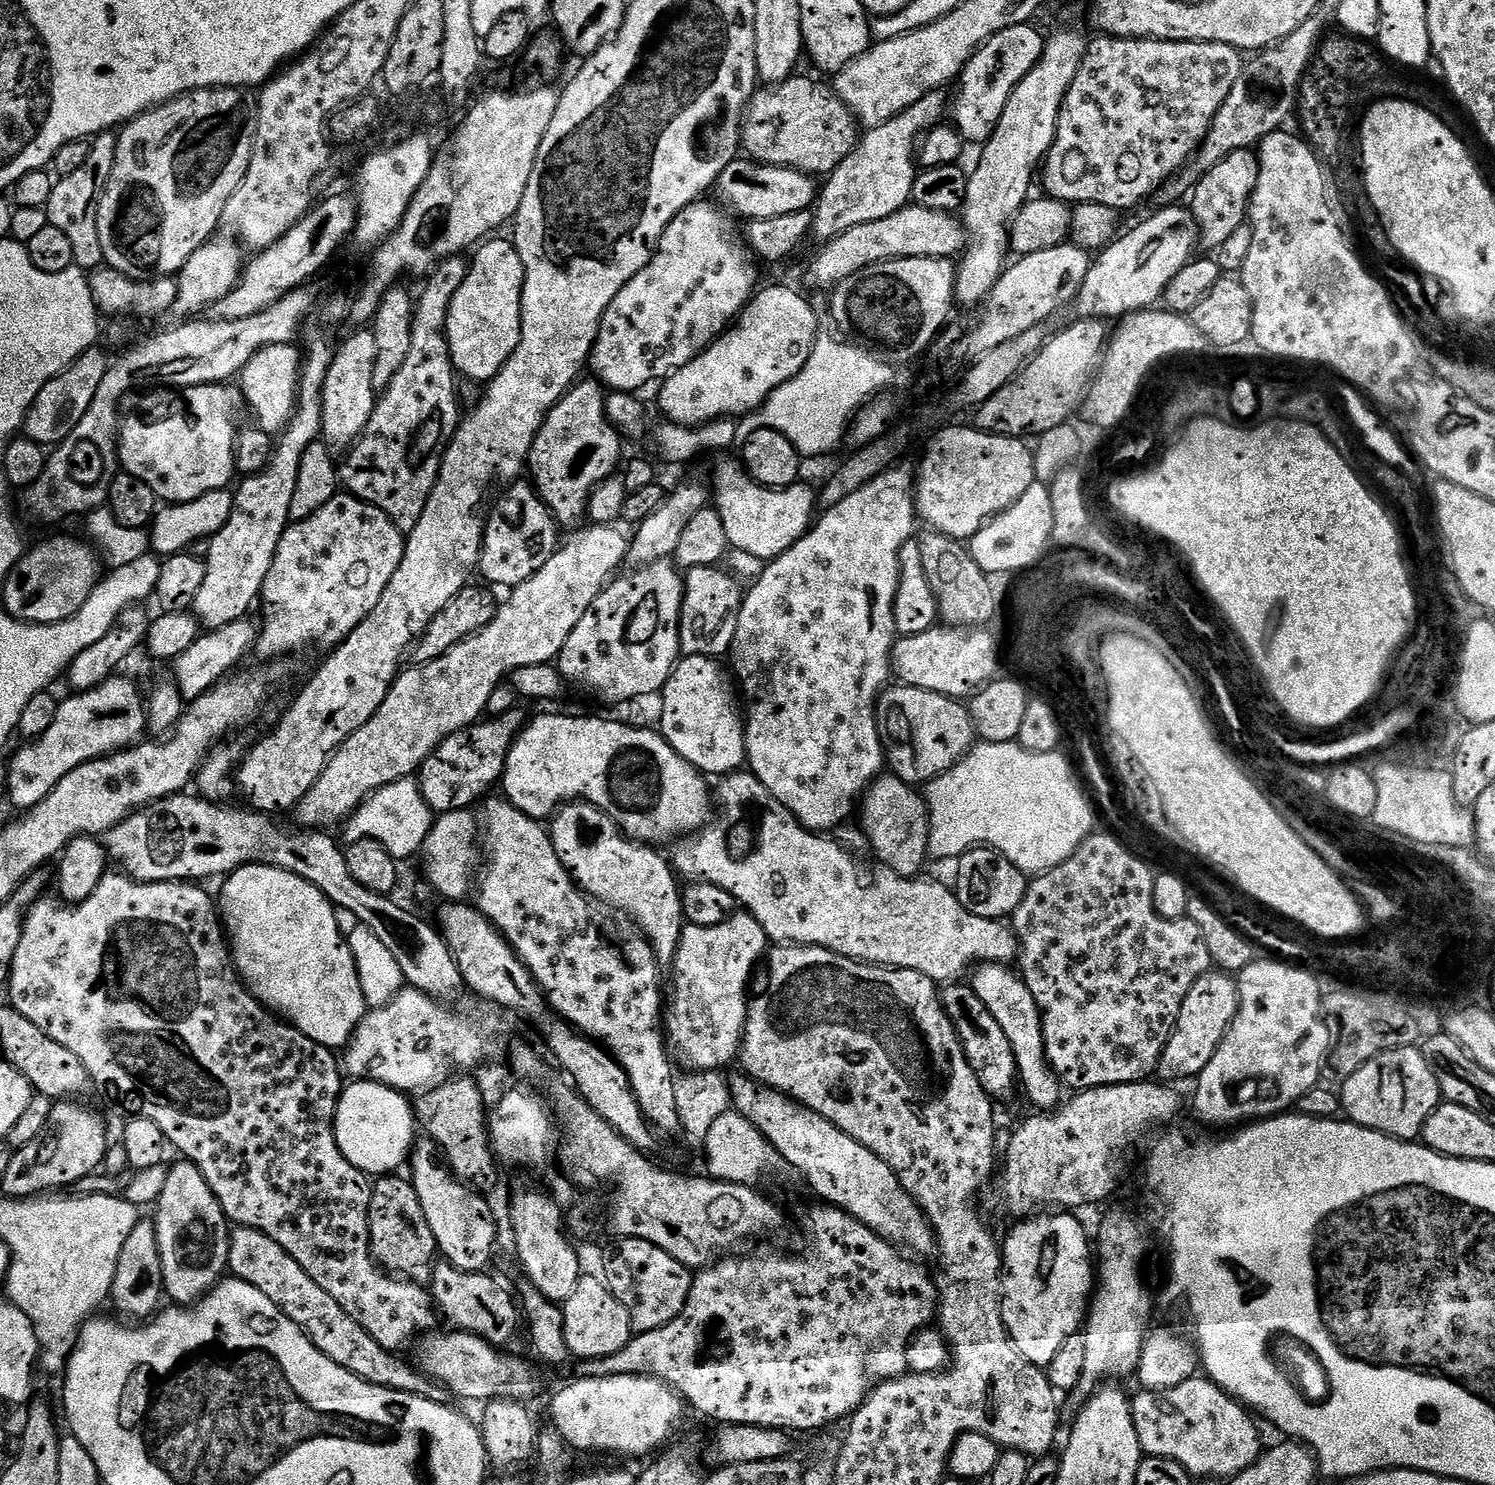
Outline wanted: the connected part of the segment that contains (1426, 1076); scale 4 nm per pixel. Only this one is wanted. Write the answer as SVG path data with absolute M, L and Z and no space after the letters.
M1419 1047L1386 1050L1366 1066L1354 1070L1339 1085L1340 1107L1349 1121L1363 1128L1393 1136L1396 1140L1415 1141L1423 1133L1426 1118L1442 1102L1440 1087Z

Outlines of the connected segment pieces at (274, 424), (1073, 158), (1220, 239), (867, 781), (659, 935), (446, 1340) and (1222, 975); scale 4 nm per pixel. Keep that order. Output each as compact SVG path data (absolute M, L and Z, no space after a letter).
M292 344L266 346L246 362L238 375L240 392L256 415L255 423L263 432L279 434L293 419L298 408L298 389L302 371L302 356Z
M1103 34L1097 35L1097 40L1093 39L1089 43L1082 66L1078 70L1078 74L1074 78L1074 82L1070 86L1070 90L1066 94L1066 98L1062 102L1062 110L1058 118L1058 130L1056 131L1056 140L1052 143L1052 148L1049 150L1046 159L1042 164L1042 180L1044 176L1044 188L1049 197L1053 200L1063 200L1069 206L1077 204L1089 204L1090 202L1098 202L1102 206L1110 206L1111 208L1119 208L1127 210L1132 208L1135 204L1140 204L1148 195L1159 193L1167 180L1171 180L1181 168L1185 167L1191 161L1192 157L1200 151L1200 143L1206 138L1206 134L1210 130L1210 126L1214 122L1214 114L1218 114L1218 110L1222 106L1222 102L1226 102L1226 94L1230 94L1230 90L1234 90L1234 82L1238 82L1242 71L1242 59L1240 60L1241 53L1237 49L1226 46L1222 42L1166 42L1165 40L1123 40L1117 36L1105 36Z
M1255 151L1235 152L1210 170L1200 180L1191 193L1190 211L1196 220L1196 227L1202 233L1202 240L1217 250L1230 238L1230 234L1246 224L1248 206L1252 202L1252 192L1258 182L1260 162Z
M900 462L886 469L870 482L866 482L862 490L854 490L854 494L842 498L838 506L827 509L823 513L824 517L821 515L797 544L790 546L790 550L777 556L765 567L768 569L757 578L756 585L752 589L750 587L747 589L744 605L740 607L738 614L738 630L734 634L730 657L732 656L732 668L736 671L735 679L742 693L742 704L746 709L744 741L747 767L758 778L758 782L762 782L762 786L766 786L766 790L770 790L770 794L774 794L774 798L778 798L778 802L782 802L782 806L786 806L786 810L794 814L801 828L807 828L809 832L817 834L831 833L831 828L838 827L843 820L848 820L851 816L853 819L858 808L857 801L872 787L874 781L886 768L884 743L876 721L876 701L879 700L881 692L889 687L894 676L892 648L898 639L894 622L894 600L898 594L900 581L900 551L907 540L913 539L915 532L912 531L915 530L916 524L918 525L914 468L913 465L911 468L904 463Z
M569 802L557 807L550 820L550 835L562 866L572 875L580 891L587 892L593 900L607 904L631 920L648 939L656 955L656 963L661 966L671 965L686 923L682 910L682 884L671 863L665 857L663 860L653 845L642 844L625 836L624 831L601 808L587 802Z
M433 1331L427 1338L419 1341L420 1349L417 1350L414 1360L425 1376L438 1384L443 1384L453 1397L461 1396L464 1400L480 1400L479 1402L490 1400L528 1402L539 1390L540 1380L526 1361L519 1360L516 1356L507 1356L504 1353L507 1351L486 1342L472 1332L440 1331Z
M1213 970L1207 972L1186 994L1182 1010L1178 1010L1178 1022L1162 1050L1158 1076L1164 1082L1176 1082L1179 1076L1195 1077L1214 1058L1214 1050L1230 1030L1240 1009L1240 985L1227 972Z

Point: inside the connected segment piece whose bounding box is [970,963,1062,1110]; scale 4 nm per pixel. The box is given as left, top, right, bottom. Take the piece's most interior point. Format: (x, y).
(1004, 993)

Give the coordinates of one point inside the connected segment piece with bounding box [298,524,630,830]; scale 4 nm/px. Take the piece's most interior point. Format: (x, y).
(426, 703)

